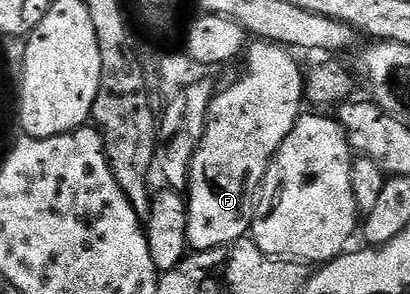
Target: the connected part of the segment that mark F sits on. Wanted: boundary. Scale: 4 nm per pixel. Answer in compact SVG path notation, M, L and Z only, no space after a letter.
M252 42L246 48L247 64L239 79L224 91L214 92L207 128L193 157L185 192L187 245L192 252L238 243L250 232L255 201L271 159L305 111L305 71L294 57L277 43Z

